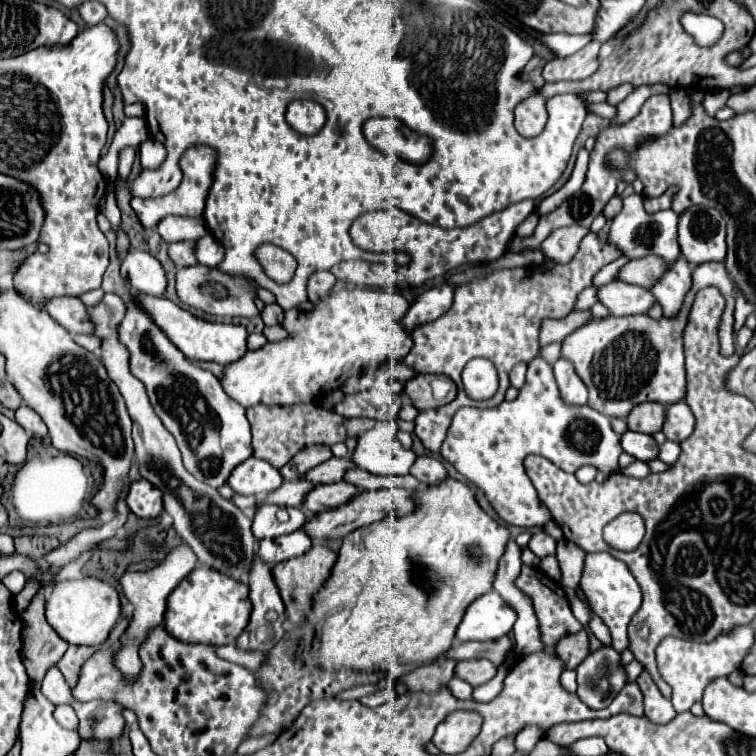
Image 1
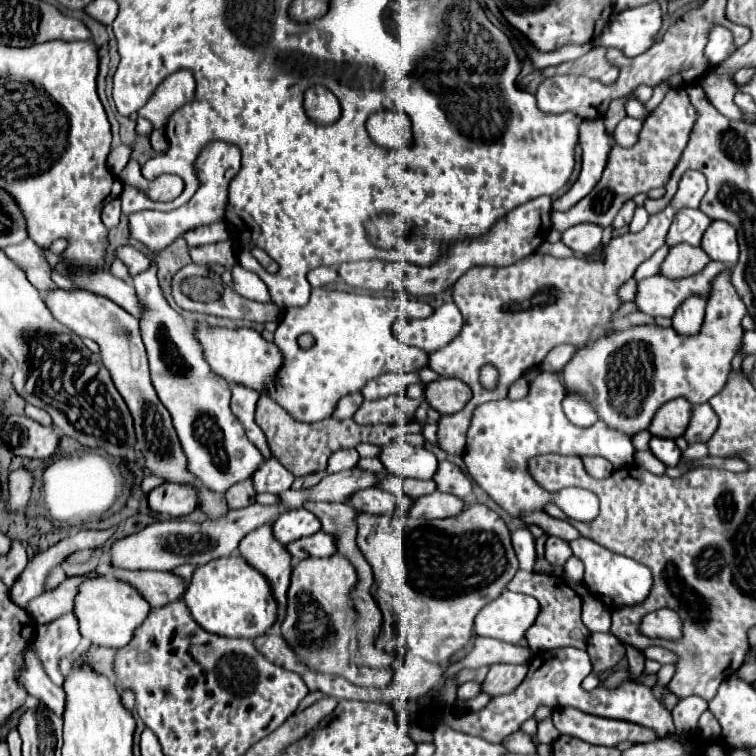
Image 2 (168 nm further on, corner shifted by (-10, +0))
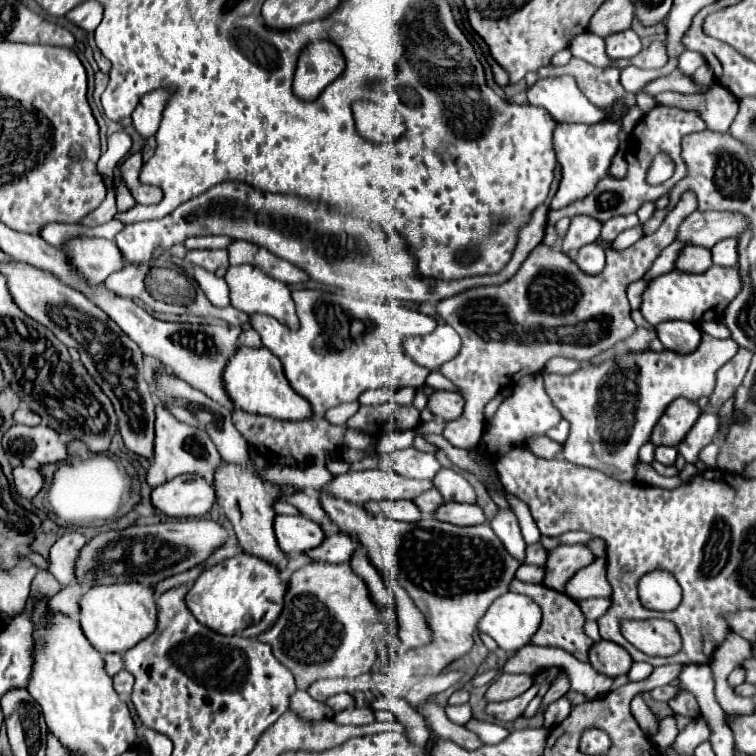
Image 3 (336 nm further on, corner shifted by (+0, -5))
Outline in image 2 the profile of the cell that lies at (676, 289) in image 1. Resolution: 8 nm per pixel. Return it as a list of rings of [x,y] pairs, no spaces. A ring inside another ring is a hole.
[[[690,296],[672,316],[672,328],[682,336],[692,336],[700,332],[704,320],[706,300],[700,296]]]

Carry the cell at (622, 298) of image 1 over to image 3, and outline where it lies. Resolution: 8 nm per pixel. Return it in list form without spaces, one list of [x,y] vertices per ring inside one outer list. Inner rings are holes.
[[[712,265],[708,271],[694,275],[684,271],[670,271],[656,279],[652,279],[642,293],[640,313],[650,325],[658,325],[670,319],[684,319],[690,323],[704,323],[704,321],[720,321],[726,305],[738,295],[738,269],[736,267],[718,267]]]

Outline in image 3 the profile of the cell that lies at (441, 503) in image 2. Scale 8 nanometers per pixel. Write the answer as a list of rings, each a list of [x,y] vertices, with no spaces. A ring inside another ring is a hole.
[[[442,503],[436,511],[434,511],[434,517],[438,521],[446,521],[446,523],[452,523],[452,525],[478,525],[478,523],[484,523],[484,513],[478,505],[472,505],[472,503]]]

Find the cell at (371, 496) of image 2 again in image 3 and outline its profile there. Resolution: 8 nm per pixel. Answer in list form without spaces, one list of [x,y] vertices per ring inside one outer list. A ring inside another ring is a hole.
[[[378,501],[382,513],[396,521],[418,521],[420,511],[412,501]]]

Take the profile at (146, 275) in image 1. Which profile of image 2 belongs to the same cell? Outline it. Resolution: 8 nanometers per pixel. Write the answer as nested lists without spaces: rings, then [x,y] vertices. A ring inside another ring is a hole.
[[[118,246],[116,252],[114,252],[114,256],[128,266],[130,276],[136,276],[138,272],[144,272],[148,268],[148,264],[150,264],[148,256],[142,254],[140,250],[132,248],[132,246]]]

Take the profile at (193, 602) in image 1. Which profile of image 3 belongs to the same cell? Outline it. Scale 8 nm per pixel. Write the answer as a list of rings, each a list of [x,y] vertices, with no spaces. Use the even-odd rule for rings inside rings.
[[[240,553],[206,569],[186,593],[186,607],[198,623],[220,635],[258,637],[278,619],[284,593],[286,585],[280,581],[276,567],[262,563],[258,557]]]

